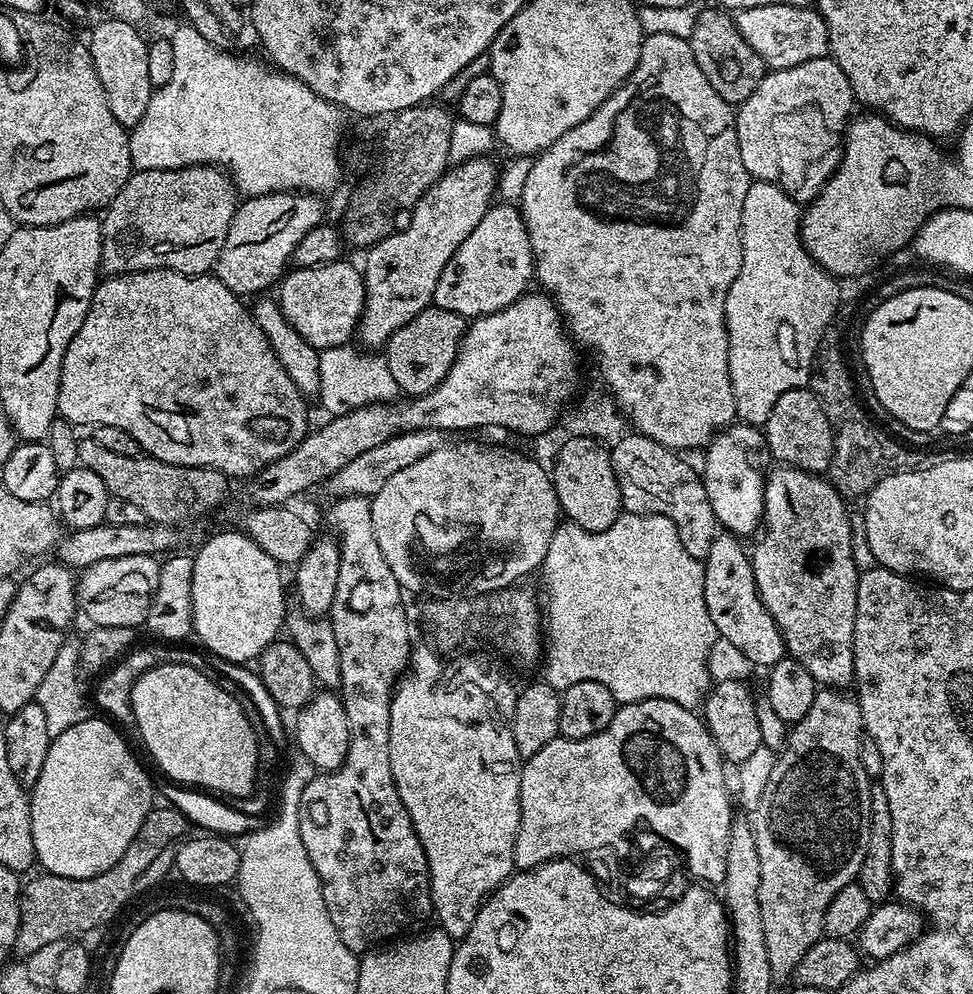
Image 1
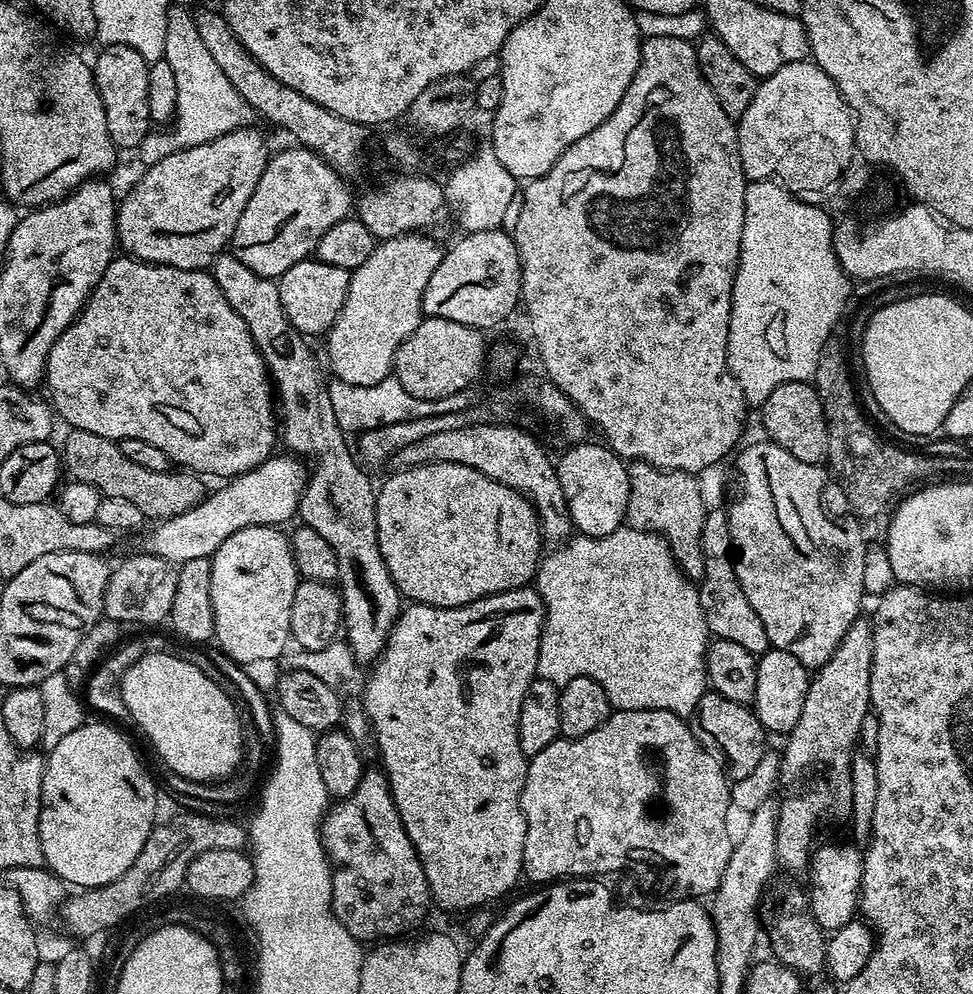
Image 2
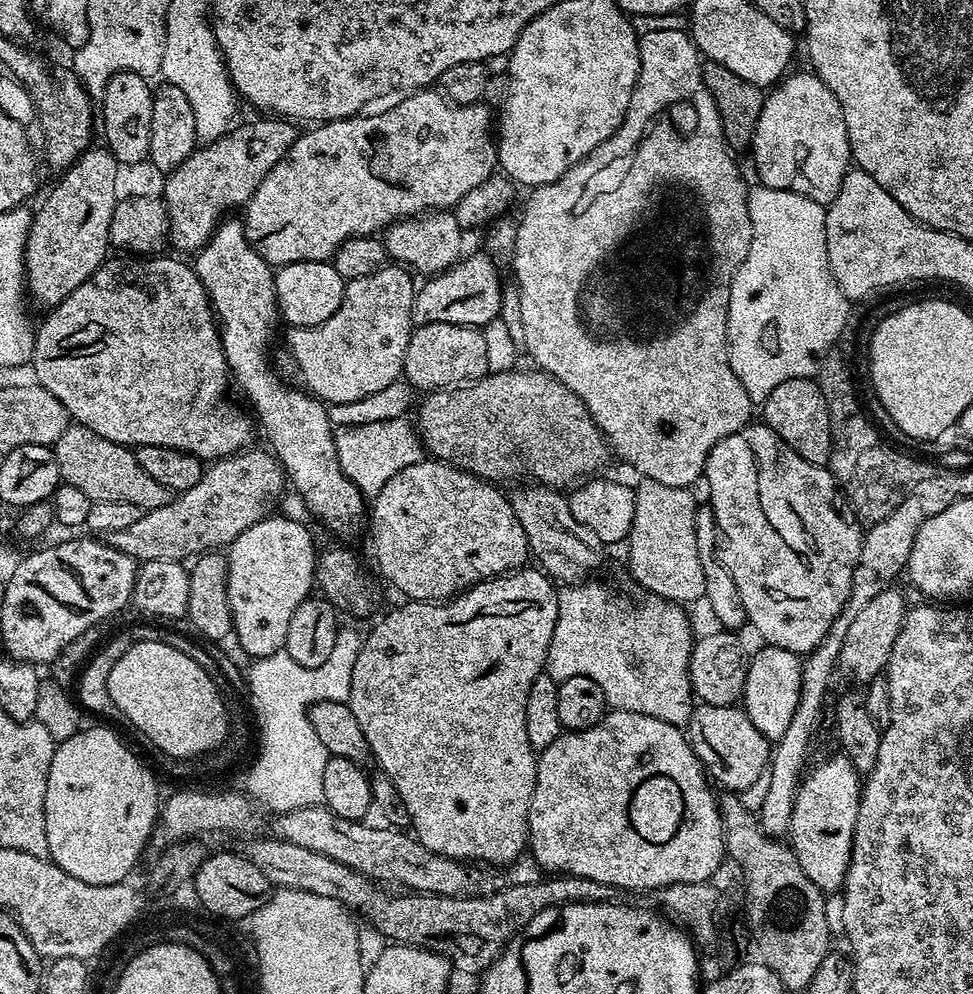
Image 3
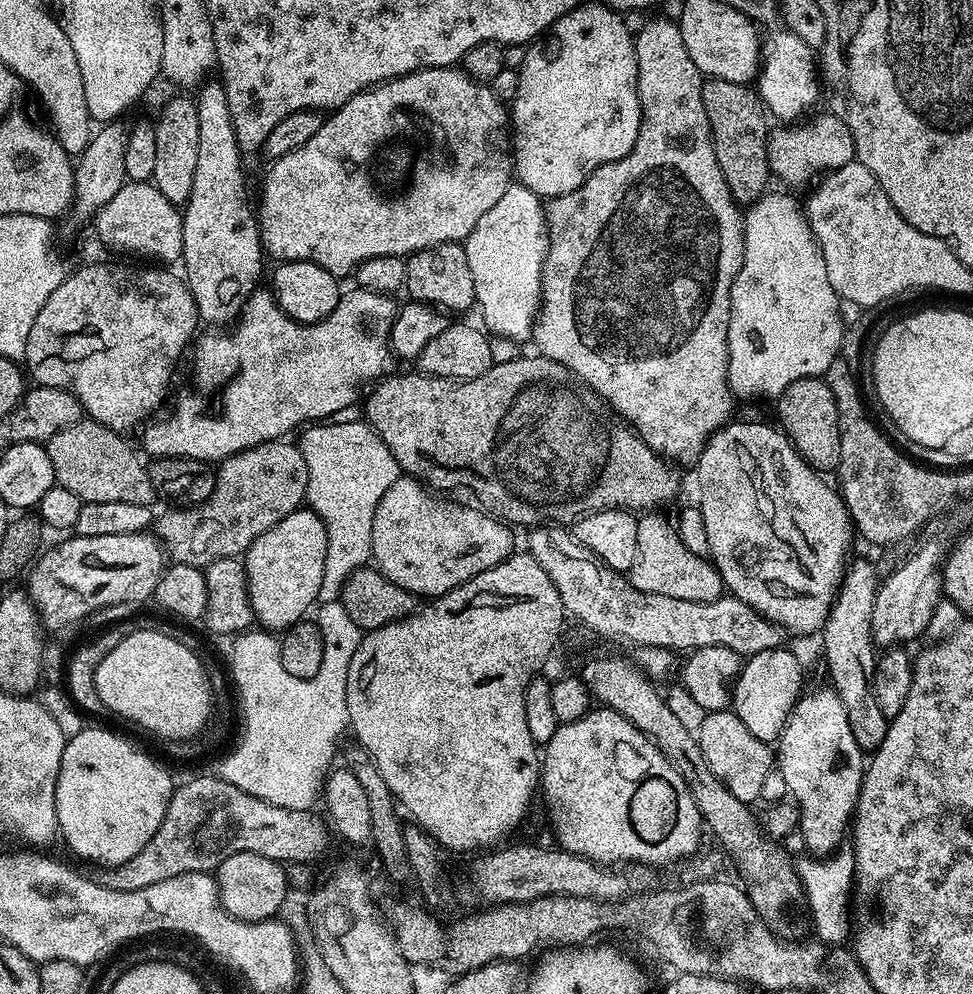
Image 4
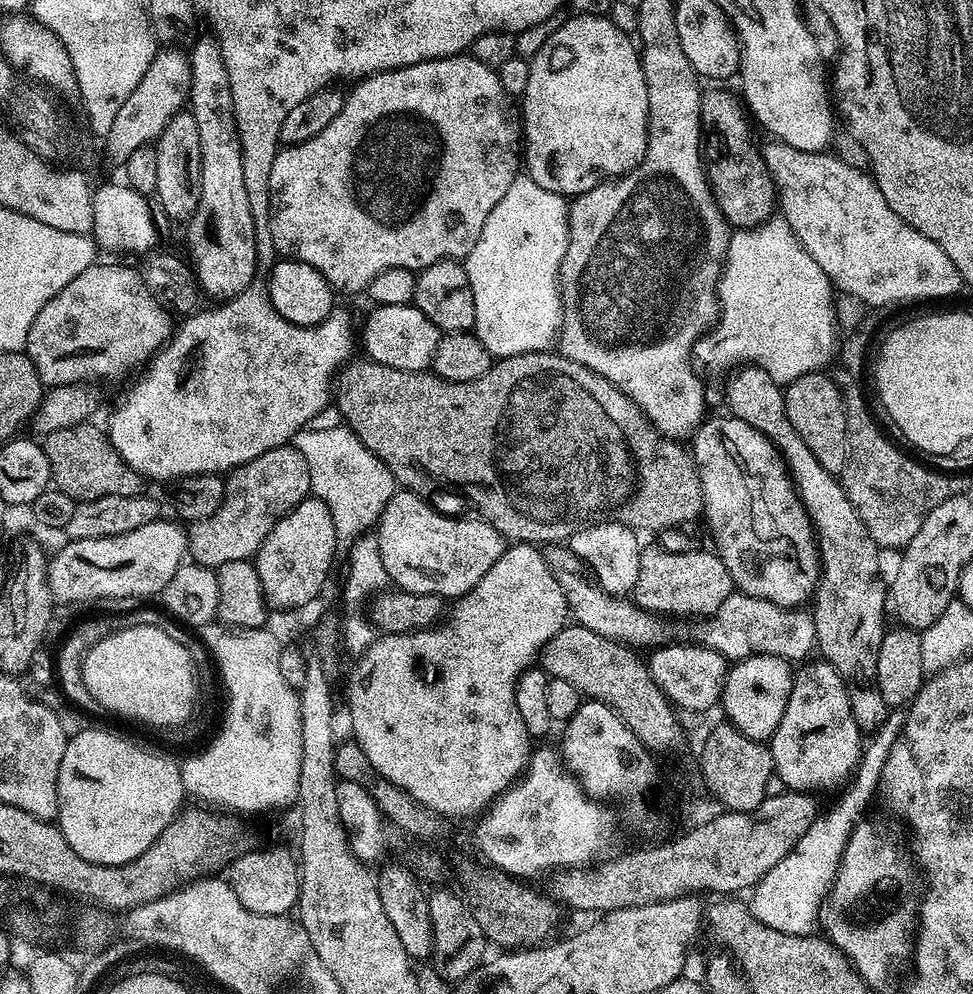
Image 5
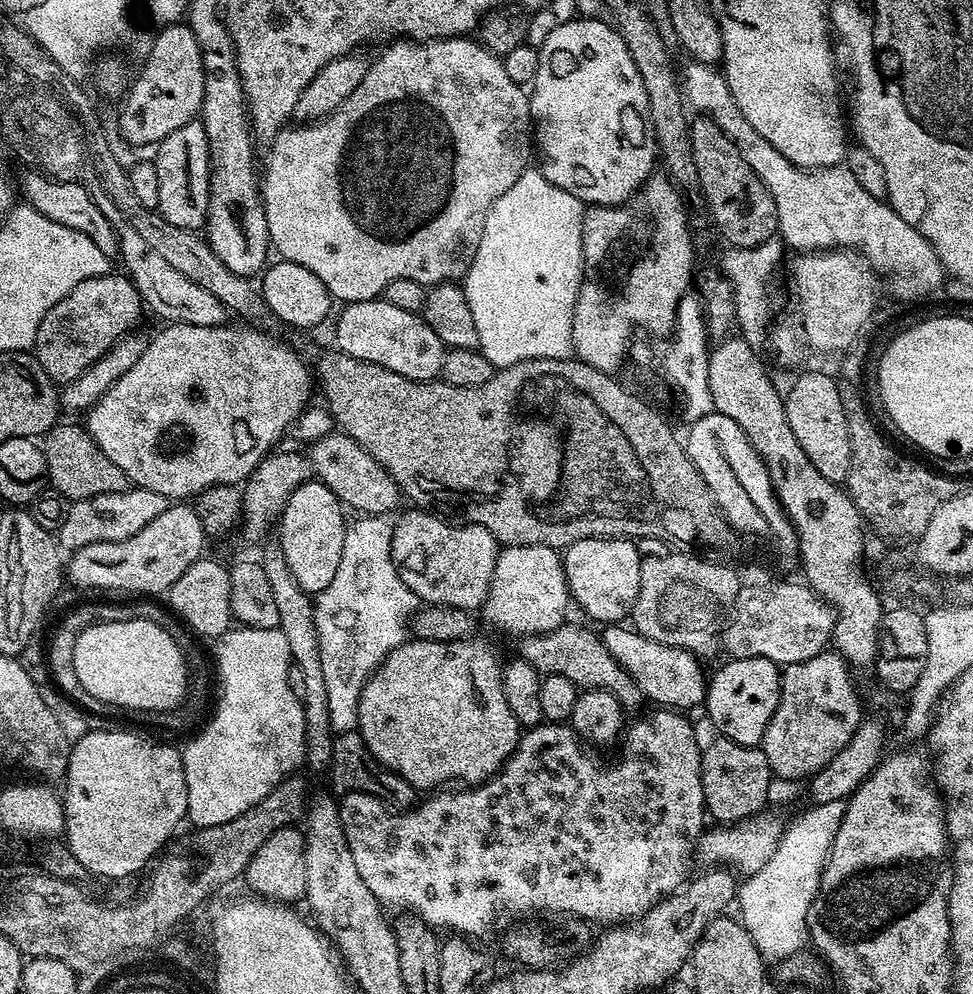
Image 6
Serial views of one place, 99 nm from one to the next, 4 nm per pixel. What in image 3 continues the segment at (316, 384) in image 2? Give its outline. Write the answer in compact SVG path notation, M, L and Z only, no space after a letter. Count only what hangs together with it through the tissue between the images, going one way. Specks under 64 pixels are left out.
M224 218L212 231L204 247L194 256L194 267L206 294L212 303L220 326L220 341L228 359L231 375L240 383L242 391L248 395L250 403L256 407L255 419L264 427L268 435L267 447L284 467L284 475L296 487L304 504L336 536L356 536L366 528L366 496L339 465L338 452L335 450L334 425L328 417L328 408L323 400L313 396L303 387L291 388L280 381L278 373L268 361L268 347L272 344L272 335L276 332L276 323L281 323L280 308L276 305L276 277L273 265L266 263L250 246L246 238L243 219Z

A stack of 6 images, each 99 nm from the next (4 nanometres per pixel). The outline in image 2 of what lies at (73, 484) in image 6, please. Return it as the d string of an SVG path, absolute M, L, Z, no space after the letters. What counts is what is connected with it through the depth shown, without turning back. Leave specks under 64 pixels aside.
M77 428L71 429L67 434L69 436L64 440L64 448L62 444L62 464L67 475L69 472L72 480L94 486L101 496L127 498L128 501L139 504L149 521L174 518L200 503L206 495L205 481L191 470L146 470L138 466L138 462L130 462L130 458L122 454L120 445L115 440L107 440L98 434L90 434L90 430Z

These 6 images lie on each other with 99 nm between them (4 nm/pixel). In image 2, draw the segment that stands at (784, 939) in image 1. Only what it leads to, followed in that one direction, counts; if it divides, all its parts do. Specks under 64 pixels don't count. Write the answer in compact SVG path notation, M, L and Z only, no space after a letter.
M858 618L846 630L846 638L834 650L830 662L811 673L802 714L782 747L776 814L776 862L781 869L807 869L814 855L812 835L829 816L832 820L852 816L850 762L858 748L862 718L871 709L870 666L874 654L872 625Z

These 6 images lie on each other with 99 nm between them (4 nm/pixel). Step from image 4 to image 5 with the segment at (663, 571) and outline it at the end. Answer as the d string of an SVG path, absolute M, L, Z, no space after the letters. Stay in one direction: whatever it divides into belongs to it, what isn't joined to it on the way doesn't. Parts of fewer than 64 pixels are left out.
M661 546L645 547L641 551L634 600L648 612L674 612L707 618L718 610L718 606L722 606L722 602L726 602L726 598L731 596L733 591L730 574L715 551L672 553Z

